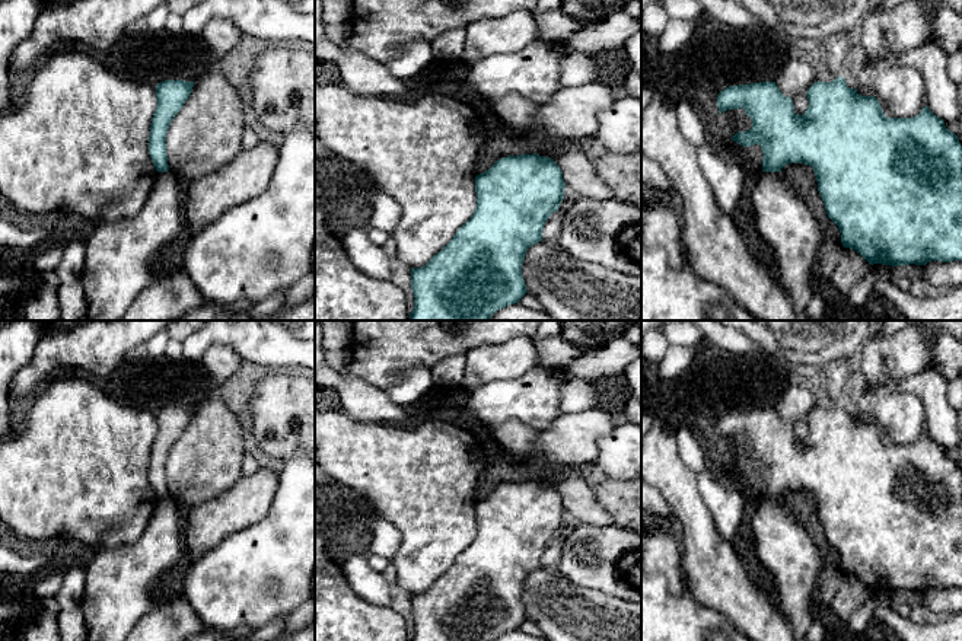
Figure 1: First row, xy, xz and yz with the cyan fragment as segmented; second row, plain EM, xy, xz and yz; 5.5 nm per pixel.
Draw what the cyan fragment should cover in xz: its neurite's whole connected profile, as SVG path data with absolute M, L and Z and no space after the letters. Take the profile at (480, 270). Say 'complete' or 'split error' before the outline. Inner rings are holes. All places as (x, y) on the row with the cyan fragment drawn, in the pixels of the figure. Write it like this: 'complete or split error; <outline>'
complete; M536 153L501 157L488 170L477 175L477 207L471 219L424 267L411 268L414 309L408 320L488 320L501 307L519 303L528 293L522 275L526 251L542 240L542 229L550 216L558 211L564 186L558 165Z

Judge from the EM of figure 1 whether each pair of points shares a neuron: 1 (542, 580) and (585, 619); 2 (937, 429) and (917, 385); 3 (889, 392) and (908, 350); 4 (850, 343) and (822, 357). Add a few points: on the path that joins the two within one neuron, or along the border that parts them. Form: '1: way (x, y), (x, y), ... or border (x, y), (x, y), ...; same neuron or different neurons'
1: way (553, 590), (575, 612); same neuron
2: way (937, 418), (937, 408), (927, 395); same neuron
3: border (902, 378), (886, 378), (882, 382), (867, 383); different neurons
4: way (843, 348), (830, 353); same neuron

